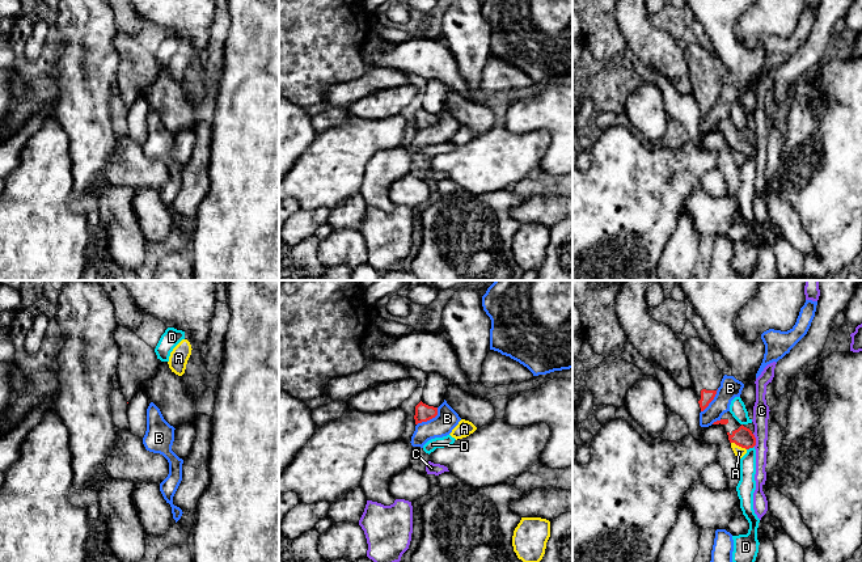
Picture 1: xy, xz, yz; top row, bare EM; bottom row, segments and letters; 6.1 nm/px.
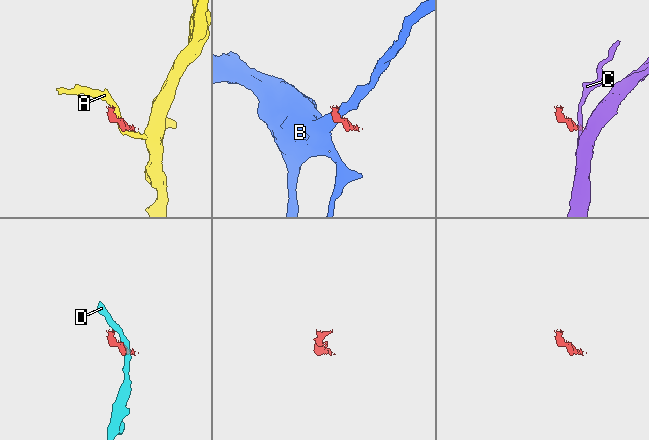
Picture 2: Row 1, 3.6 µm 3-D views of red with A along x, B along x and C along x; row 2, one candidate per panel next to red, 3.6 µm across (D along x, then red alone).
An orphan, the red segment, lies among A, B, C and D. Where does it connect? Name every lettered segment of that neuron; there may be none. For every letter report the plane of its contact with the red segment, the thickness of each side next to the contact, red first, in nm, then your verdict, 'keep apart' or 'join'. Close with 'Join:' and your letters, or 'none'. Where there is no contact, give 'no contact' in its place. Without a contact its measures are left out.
A: contact in yz; calibres 120 and 70 nm; keep apart
B: contact in xz; calibres 110 and 140 nm; keep apart
C: contact in yz; calibres 120 and 100 nm; keep apart
D: contact in yz; calibres 120 and 120 nm; keep apart
Join: none

